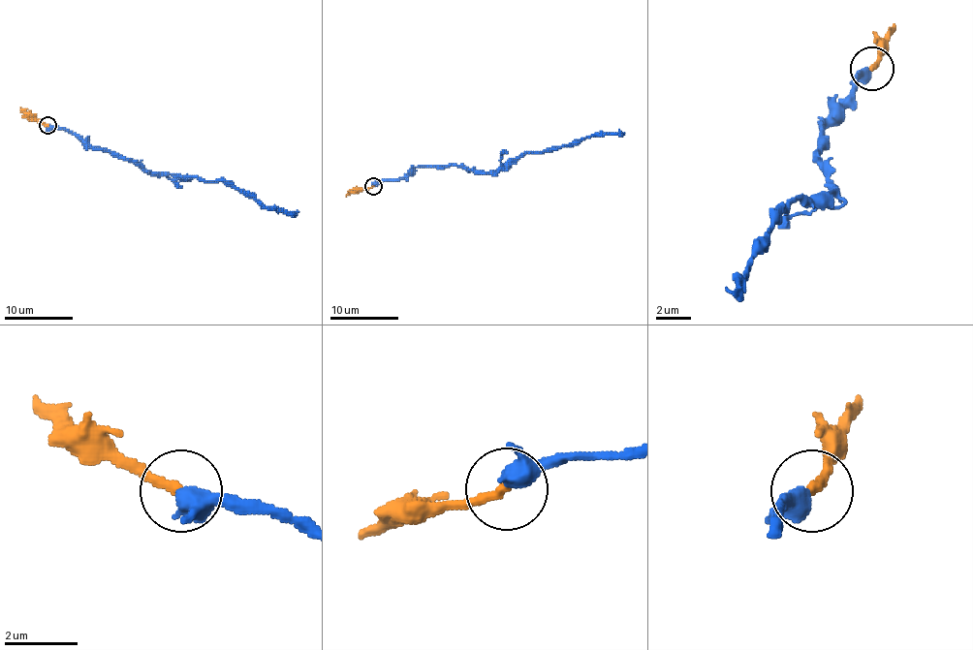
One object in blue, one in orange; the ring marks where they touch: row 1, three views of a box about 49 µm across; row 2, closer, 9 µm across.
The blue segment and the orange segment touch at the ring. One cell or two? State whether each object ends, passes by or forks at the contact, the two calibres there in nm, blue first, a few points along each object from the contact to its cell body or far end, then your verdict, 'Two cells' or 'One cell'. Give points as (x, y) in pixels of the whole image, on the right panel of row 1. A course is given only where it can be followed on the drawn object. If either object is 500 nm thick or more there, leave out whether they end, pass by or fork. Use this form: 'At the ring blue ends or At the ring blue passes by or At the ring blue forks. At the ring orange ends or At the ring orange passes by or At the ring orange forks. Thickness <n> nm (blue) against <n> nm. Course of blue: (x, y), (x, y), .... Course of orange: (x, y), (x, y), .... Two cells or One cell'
At the ring blue passes by. At the ring orange ends. Thickness 400 nm (blue) against 280 nm. Course of blue: (870, 70), (823, 117), (818, 157), (835, 187), (800, 196), (779, 213), (739, 288). Course of orange: (870, 70), (879, 56), (893, 21). One cell

